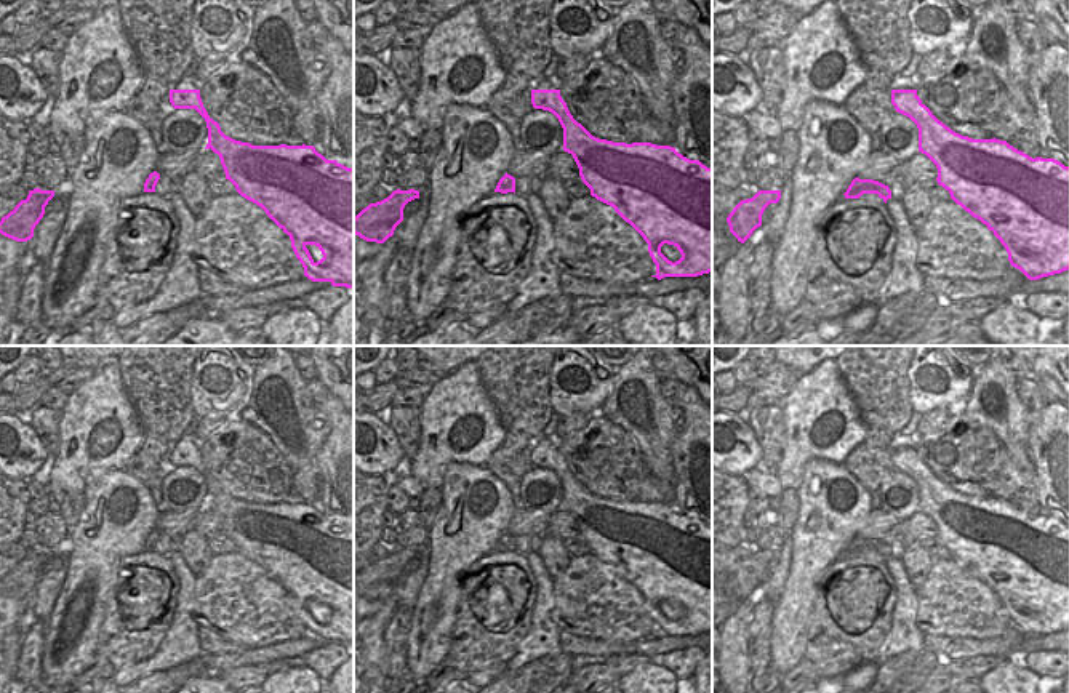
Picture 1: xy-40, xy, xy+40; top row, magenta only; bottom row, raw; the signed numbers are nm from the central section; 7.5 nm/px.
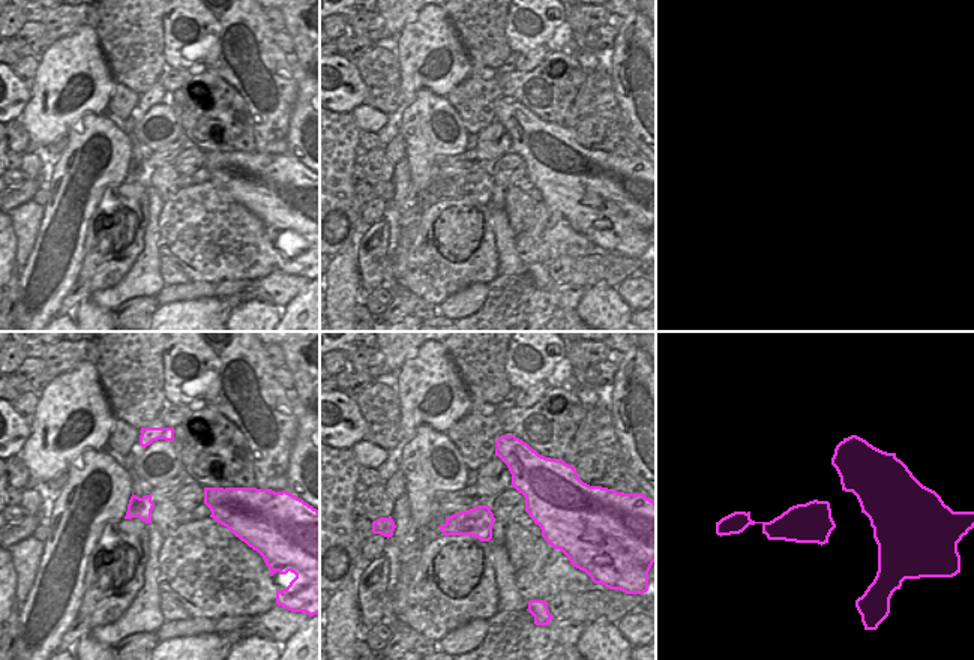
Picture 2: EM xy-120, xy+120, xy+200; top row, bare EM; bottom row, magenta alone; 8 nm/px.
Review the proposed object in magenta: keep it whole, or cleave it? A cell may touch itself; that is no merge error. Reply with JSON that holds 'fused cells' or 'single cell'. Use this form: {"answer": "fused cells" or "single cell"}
{"answer": "fused cells"}

